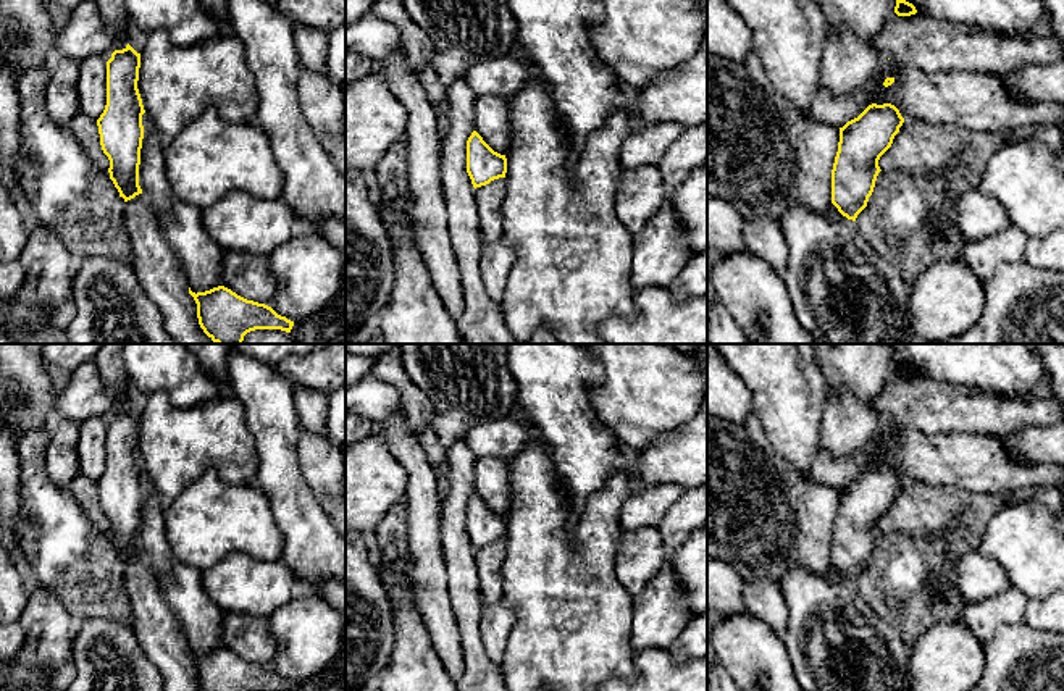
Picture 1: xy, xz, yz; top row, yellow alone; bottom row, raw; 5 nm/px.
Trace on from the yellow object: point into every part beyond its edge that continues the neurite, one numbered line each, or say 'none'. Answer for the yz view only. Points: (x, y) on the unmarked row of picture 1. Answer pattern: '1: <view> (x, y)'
none

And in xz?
none

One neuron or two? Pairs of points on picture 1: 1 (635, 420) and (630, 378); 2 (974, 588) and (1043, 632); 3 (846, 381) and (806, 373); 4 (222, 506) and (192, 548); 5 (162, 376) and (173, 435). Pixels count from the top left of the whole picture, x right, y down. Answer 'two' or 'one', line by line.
1: one
2: two
3: two
4: one
5: two

